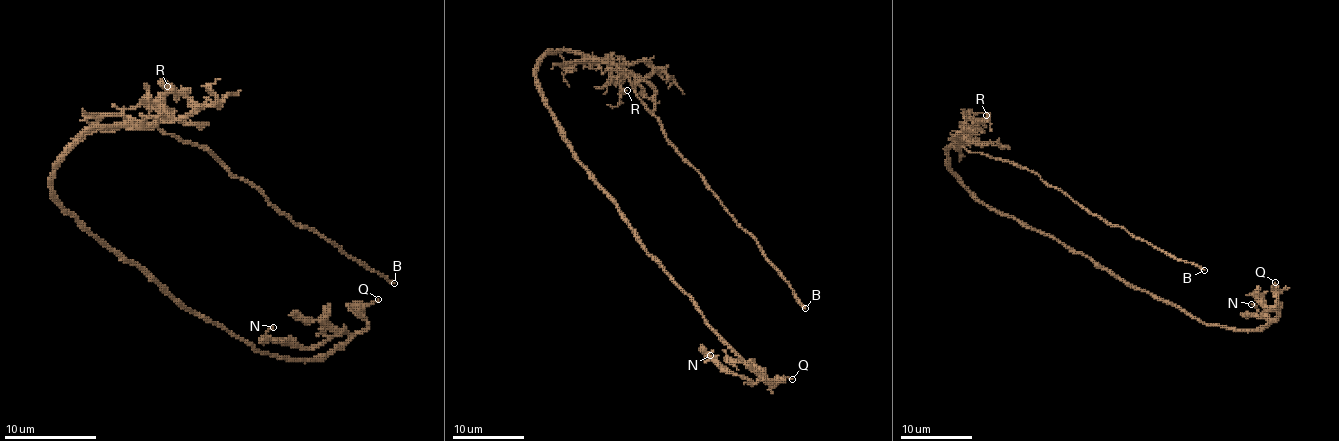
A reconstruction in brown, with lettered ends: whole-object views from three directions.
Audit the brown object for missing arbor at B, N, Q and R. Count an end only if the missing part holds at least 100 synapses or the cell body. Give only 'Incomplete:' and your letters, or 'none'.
Incomplete: B

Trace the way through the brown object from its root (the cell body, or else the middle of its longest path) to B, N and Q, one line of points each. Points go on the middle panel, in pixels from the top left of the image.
B: (545, 97), (536, 65), (547, 54), (583, 52), (614, 63), (664, 137), (756, 242), (805, 308)
N: (545, 97), (572, 157), (641, 247), (704, 321), (769, 381), (728, 373), (704, 361), (710, 355)
Q: (545, 97), (572, 157), (616, 206), (641, 247), (690, 298), (704, 321), (767, 381), (792, 379)

